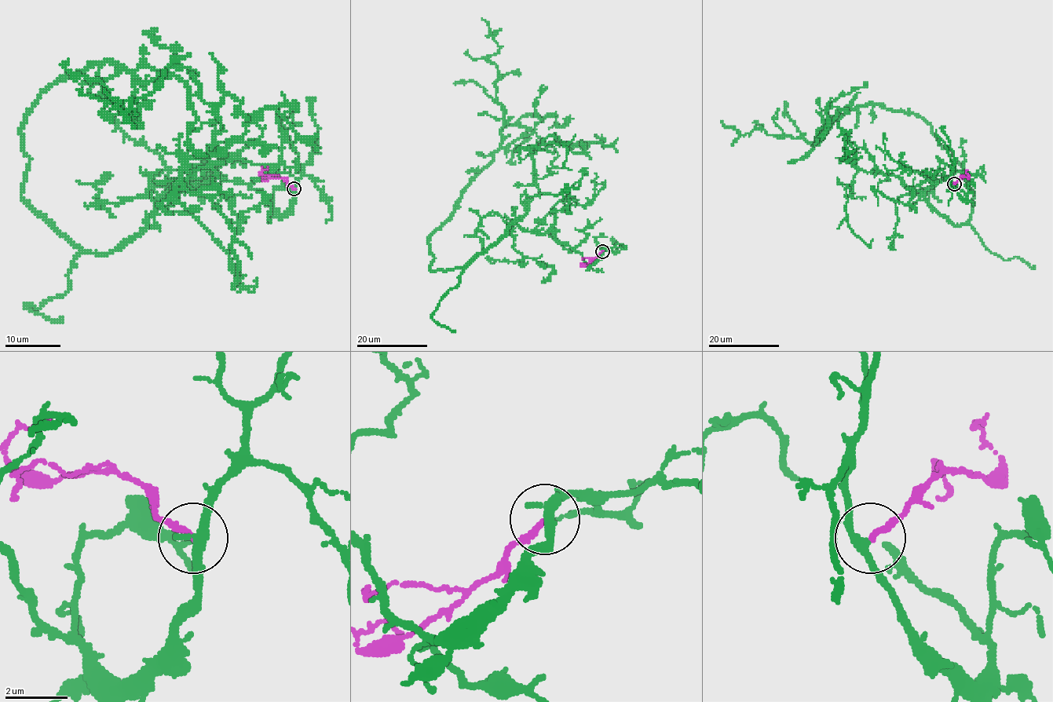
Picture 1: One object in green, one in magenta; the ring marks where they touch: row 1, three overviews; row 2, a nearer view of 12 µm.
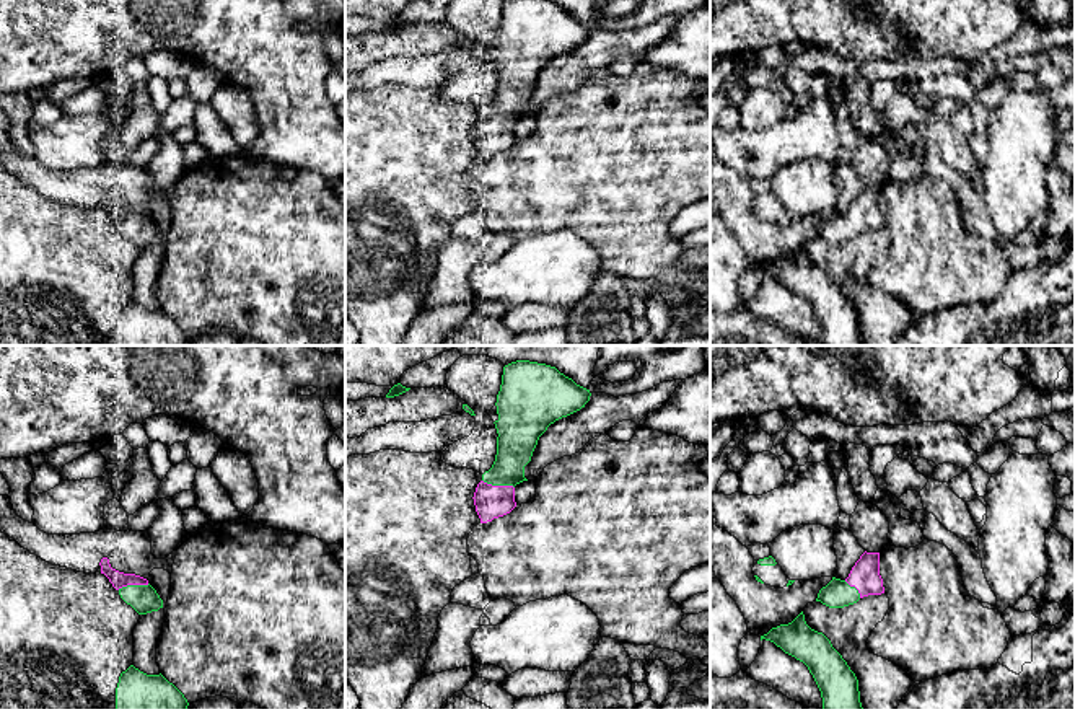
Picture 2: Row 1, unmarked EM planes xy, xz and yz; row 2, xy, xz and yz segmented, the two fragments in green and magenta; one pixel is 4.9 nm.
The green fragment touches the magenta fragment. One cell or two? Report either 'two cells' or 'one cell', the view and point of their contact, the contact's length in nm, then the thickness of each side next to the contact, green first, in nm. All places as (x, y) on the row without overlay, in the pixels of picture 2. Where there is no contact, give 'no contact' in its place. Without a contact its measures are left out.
one cell; contact xz (499, 119); length 170 nm; calibres 190 and 160 nm

